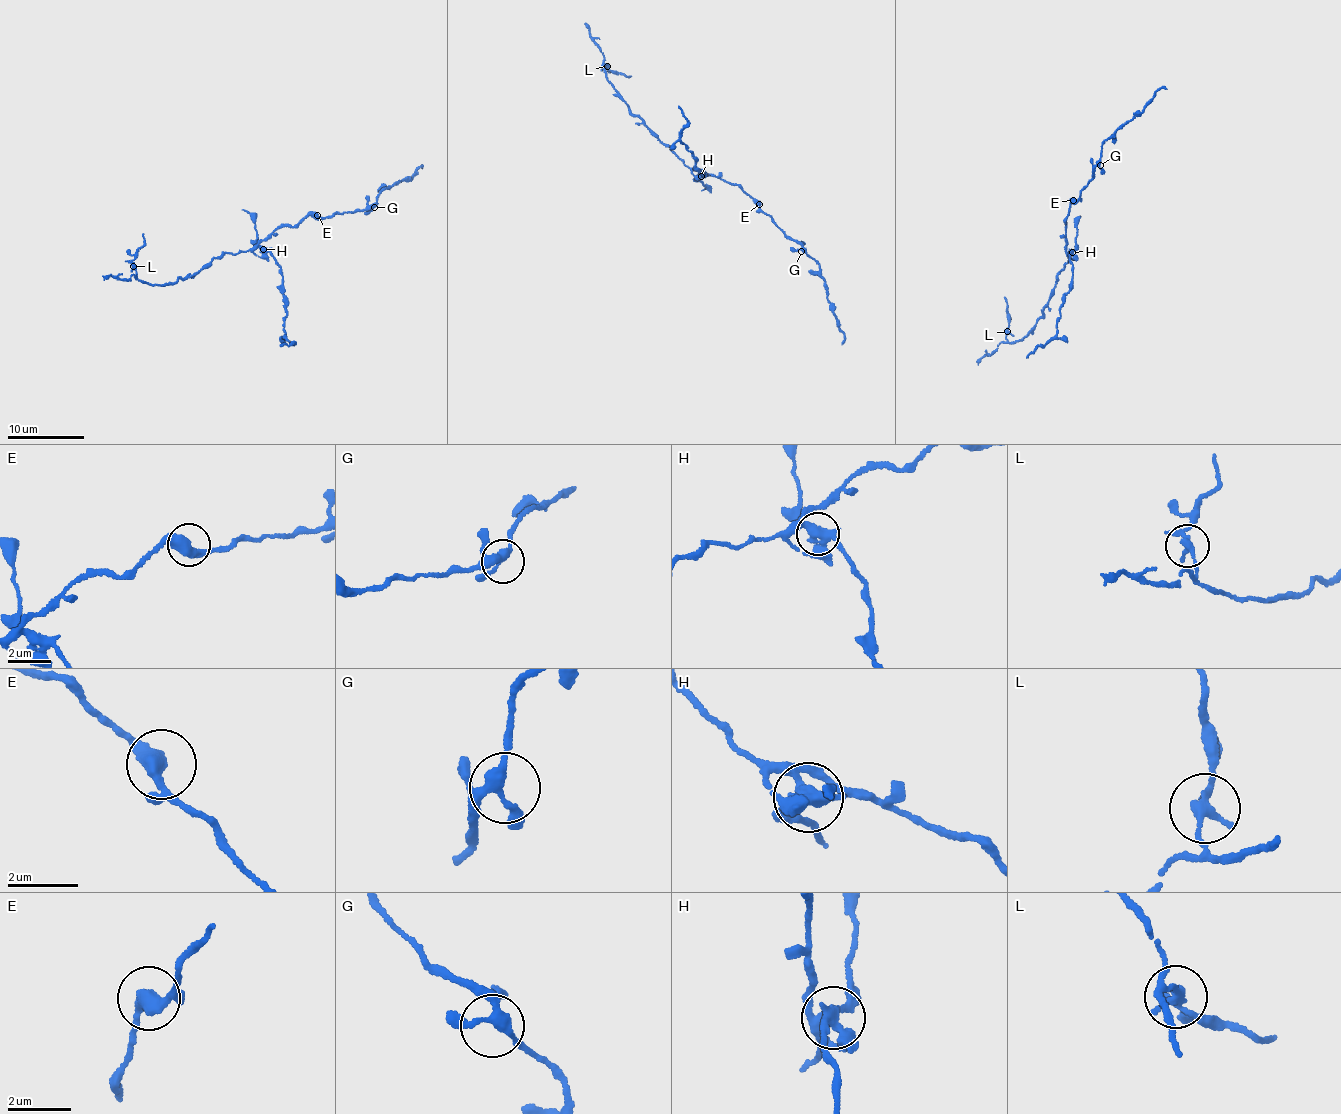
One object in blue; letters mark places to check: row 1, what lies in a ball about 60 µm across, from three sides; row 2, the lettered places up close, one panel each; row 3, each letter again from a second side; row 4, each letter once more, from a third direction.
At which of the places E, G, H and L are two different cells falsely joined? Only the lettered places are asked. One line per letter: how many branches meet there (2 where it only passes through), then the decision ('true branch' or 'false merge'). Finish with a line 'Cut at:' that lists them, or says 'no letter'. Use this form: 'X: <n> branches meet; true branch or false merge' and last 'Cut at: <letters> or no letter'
E: 3 branches meet; true branch
G: 3 branches meet; true branch
H: 4 branches meet; false merge
L: 3 branches meet; false merge
Cut at: H, L

